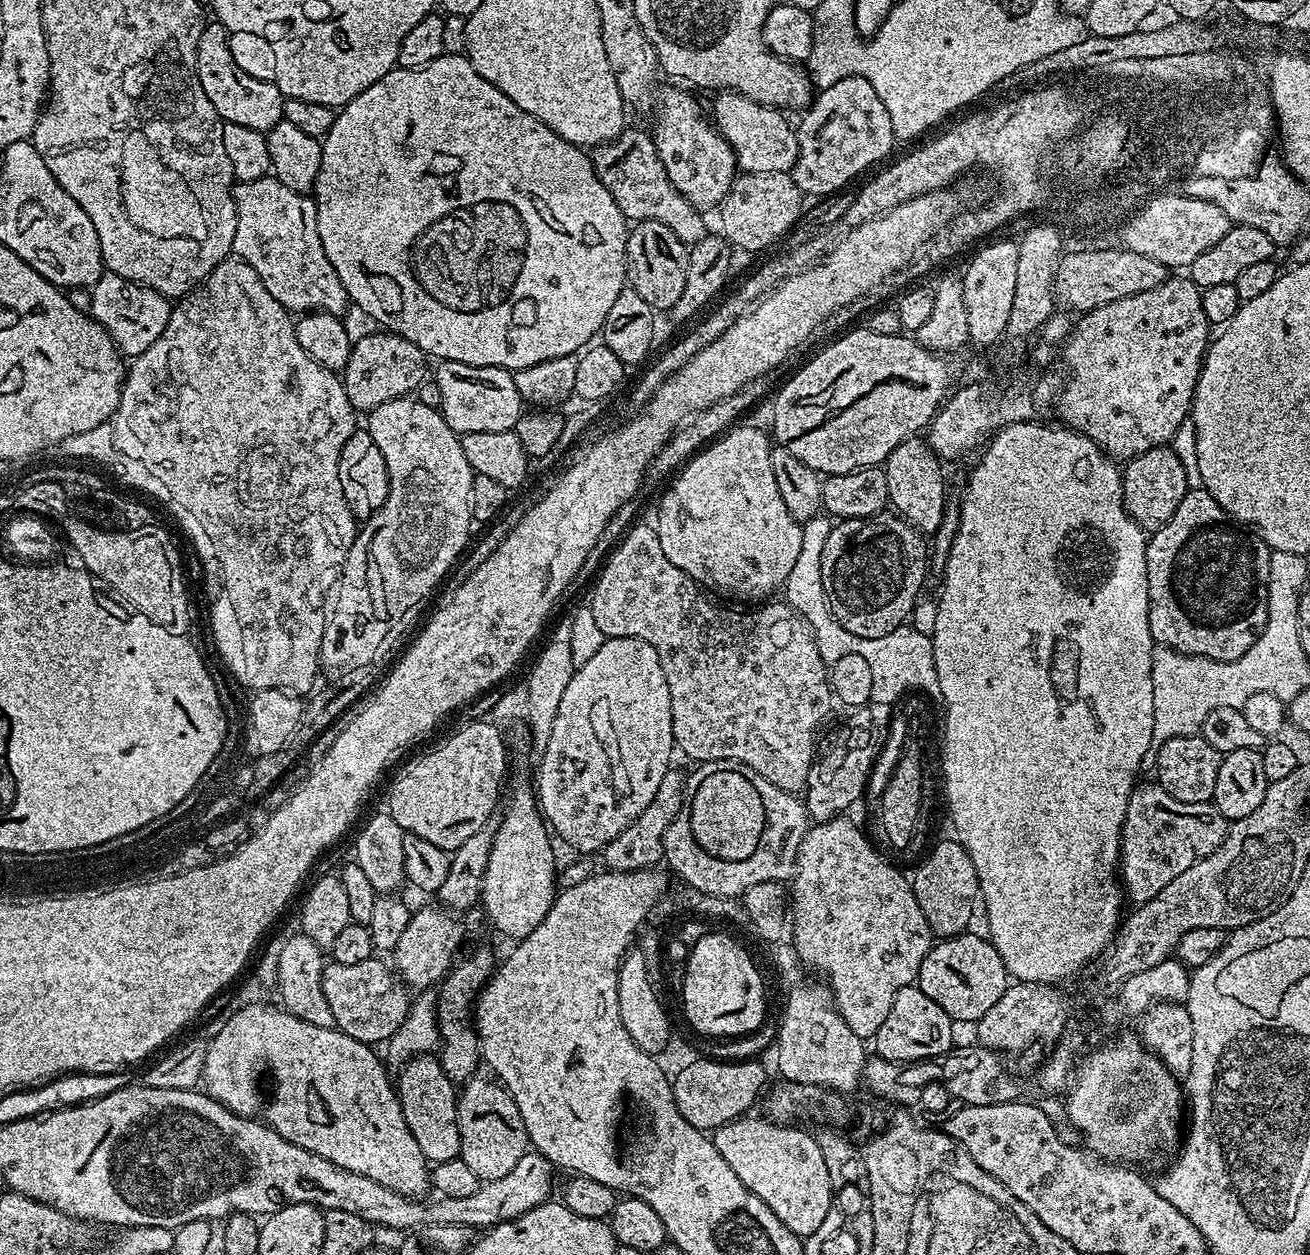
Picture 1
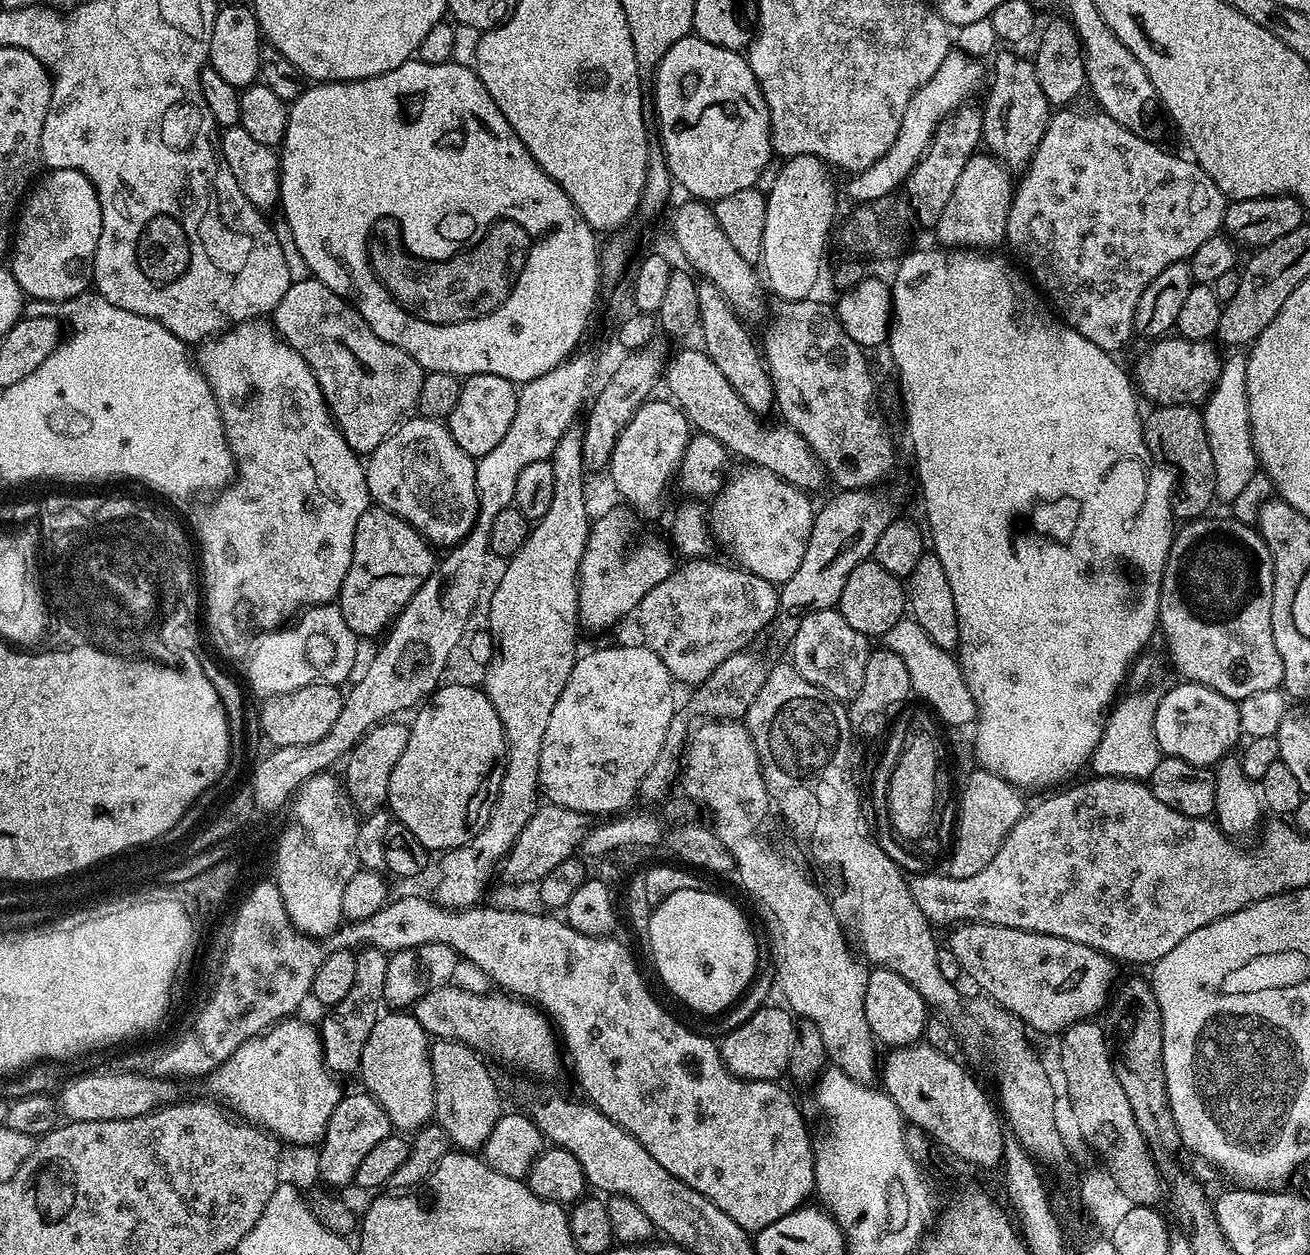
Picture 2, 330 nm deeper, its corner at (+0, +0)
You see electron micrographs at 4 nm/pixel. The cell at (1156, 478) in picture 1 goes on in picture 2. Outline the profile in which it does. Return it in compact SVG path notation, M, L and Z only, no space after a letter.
M1162 404L1151 409L1153 412L1143 417L1144 441L1150 450L1152 459L1167 466L1174 473L1174 491L1172 494L1172 514L1177 521L1187 522L1200 516L1209 515L1211 504L1216 500L1214 490L1214 458L1210 455L1210 446L1206 442L1204 414L1199 407L1190 404Z

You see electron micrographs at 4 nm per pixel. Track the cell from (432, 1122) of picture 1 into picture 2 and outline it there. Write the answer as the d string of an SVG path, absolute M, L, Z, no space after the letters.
M388 1010L374 1022L366 1046L362 1046L362 1062L358 1079L369 1096L386 1110L393 1129L400 1134L415 1134L436 1115L434 1106L434 1074L428 1057L430 1035L408 1010Z

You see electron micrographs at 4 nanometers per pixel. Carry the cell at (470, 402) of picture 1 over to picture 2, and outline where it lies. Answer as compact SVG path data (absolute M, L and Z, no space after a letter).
M478 374L467 377L461 383L458 406L454 406L452 413L446 417L446 427L448 433L454 438L454 442L458 442L458 446L462 446L462 450L466 450L468 456L479 458L490 454L490 450L494 450L494 446L498 446L498 442L502 442L506 430L510 430L510 422L514 422L517 391L517 385L506 378L498 378L498 374Z

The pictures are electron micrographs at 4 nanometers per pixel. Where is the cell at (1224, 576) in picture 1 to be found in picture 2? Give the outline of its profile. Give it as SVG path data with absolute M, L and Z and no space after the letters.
M1209 514L1175 529L1164 567L1158 628L1161 633L1164 631L1172 664L1185 681L1210 686L1210 690L1218 690L1218 694L1237 702L1262 690L1280 688L1284 671L1270 622L1273 602L1274 562L1270 546L1253 525L1243 524L1231 514Z

